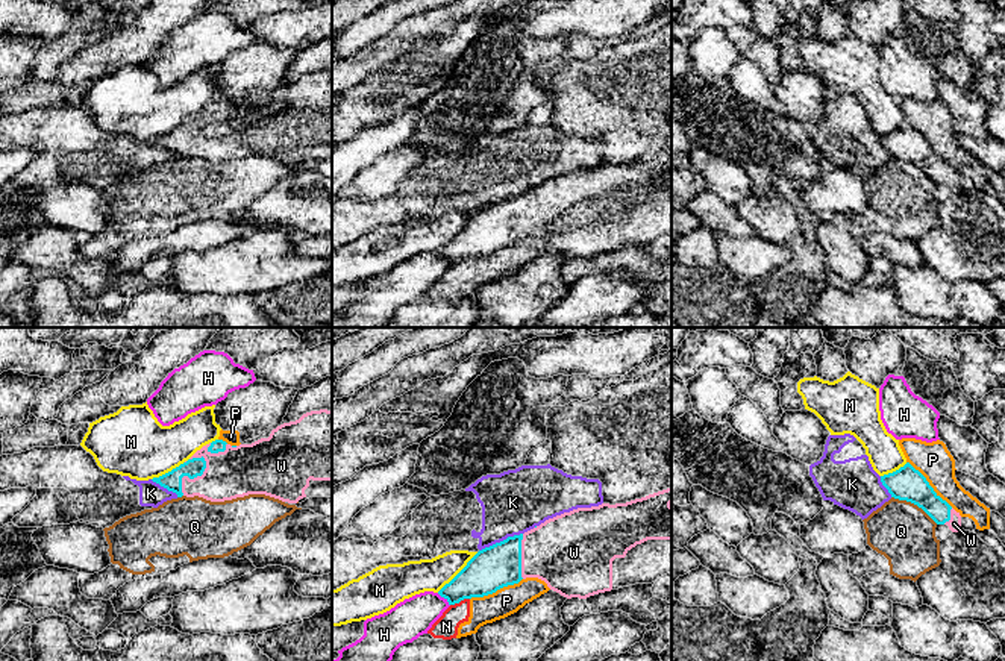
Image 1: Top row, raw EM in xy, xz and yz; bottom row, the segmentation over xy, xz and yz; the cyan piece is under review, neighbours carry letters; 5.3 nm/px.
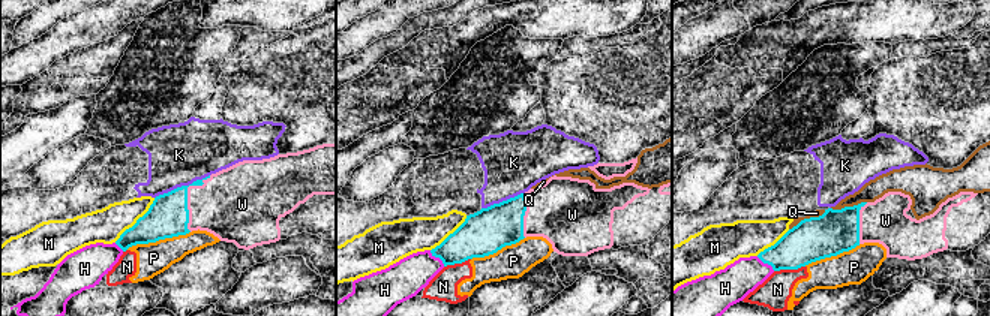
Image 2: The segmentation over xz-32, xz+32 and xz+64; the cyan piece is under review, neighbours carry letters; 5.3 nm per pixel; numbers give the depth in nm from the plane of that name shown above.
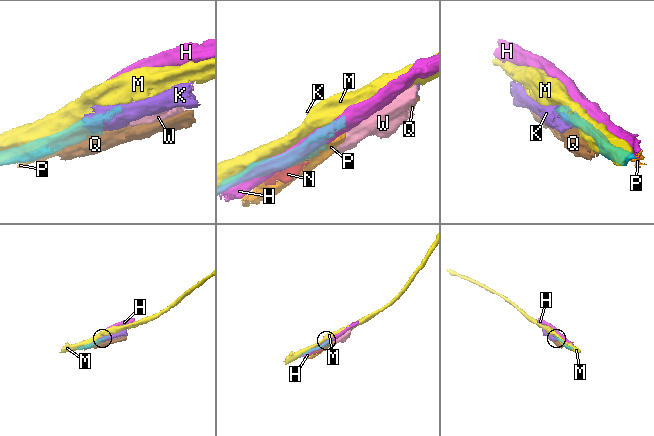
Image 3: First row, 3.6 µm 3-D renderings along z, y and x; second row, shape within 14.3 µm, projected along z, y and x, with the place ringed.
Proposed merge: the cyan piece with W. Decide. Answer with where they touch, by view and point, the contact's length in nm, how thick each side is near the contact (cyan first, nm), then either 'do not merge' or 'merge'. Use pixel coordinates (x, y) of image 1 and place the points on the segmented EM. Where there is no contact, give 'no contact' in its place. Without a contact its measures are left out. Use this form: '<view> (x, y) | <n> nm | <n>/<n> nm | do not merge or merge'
xy (193, 478) | 240 nm | 100/260 nm | merge

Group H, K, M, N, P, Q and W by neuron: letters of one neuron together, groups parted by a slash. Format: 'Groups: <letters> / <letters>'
Groups: H / K / M / N P / Q / W

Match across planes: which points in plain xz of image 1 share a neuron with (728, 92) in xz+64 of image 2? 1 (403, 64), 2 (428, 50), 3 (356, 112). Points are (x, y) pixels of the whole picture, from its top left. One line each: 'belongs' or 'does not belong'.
1: belongs
2: belongs
3: belongs

